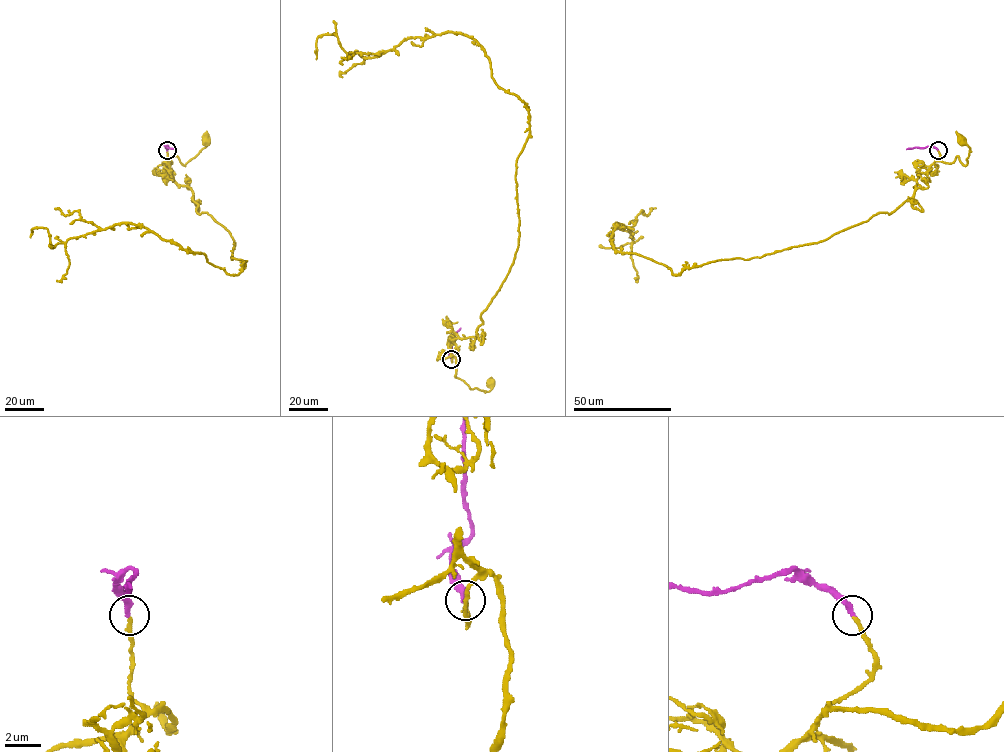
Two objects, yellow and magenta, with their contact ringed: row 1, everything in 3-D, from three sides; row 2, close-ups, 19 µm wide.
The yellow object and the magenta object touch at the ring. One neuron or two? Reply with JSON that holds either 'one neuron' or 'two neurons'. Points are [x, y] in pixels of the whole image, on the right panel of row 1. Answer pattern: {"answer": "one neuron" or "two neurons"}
{"answer": "one neuron"}

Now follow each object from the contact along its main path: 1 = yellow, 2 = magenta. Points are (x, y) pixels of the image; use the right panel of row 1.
1: (938, 150), (940, 156), (935, 161), (952, 163), (957, 156), (966, 165), (970, 148), (960, 140)
2: (938, 150), (931, 146), (906, 149)

